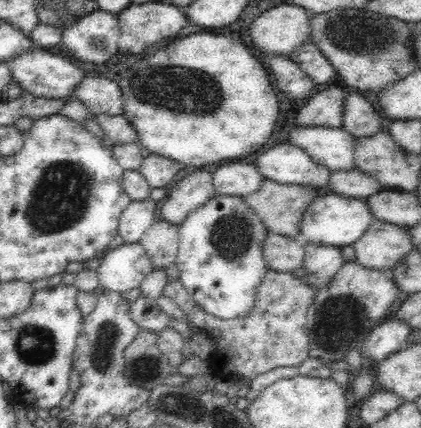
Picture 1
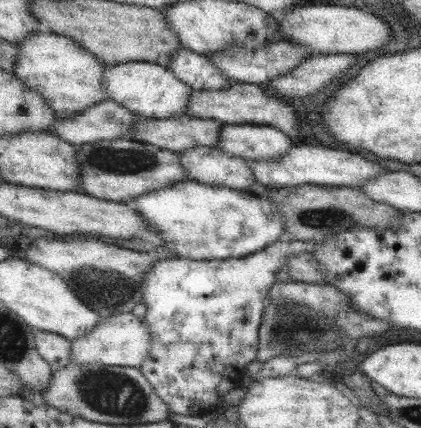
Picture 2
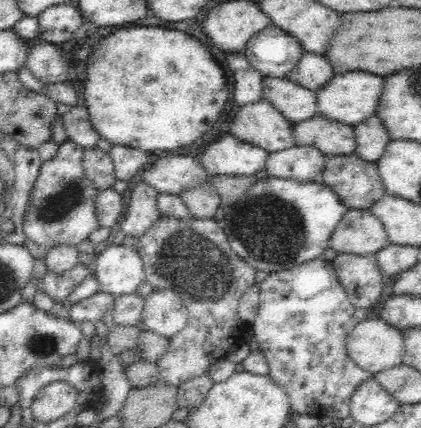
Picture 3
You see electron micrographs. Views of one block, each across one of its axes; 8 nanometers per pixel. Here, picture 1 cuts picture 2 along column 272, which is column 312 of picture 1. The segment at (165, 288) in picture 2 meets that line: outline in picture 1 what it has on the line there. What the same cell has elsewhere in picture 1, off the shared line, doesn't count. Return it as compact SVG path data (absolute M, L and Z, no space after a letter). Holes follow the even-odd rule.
M304 242L304 248L306 250L304 250L302 268L308 272L308 278L304 278L304 280L318 292L330 280L334 280L334 276L338 274L338 270L342 270L346 260L342 256L340 246L324 246L324 244Z

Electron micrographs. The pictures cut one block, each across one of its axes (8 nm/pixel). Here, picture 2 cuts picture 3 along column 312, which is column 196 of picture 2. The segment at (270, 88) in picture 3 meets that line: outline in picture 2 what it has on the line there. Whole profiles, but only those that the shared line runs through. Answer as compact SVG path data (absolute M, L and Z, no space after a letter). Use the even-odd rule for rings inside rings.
M237 84L221 88L217 92L193 92L189 98L189 104L185 108L185 116L193 118L203 118L203 120L213 120L219 124L257 124L257 126L273 126L287 134L289 138L297 138L299 132L299 118L289 102L285 102L281 96L267 94L261 90L261 86L255 84Z

